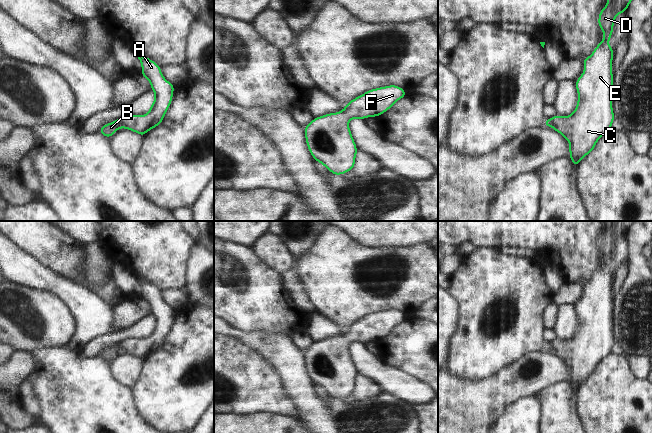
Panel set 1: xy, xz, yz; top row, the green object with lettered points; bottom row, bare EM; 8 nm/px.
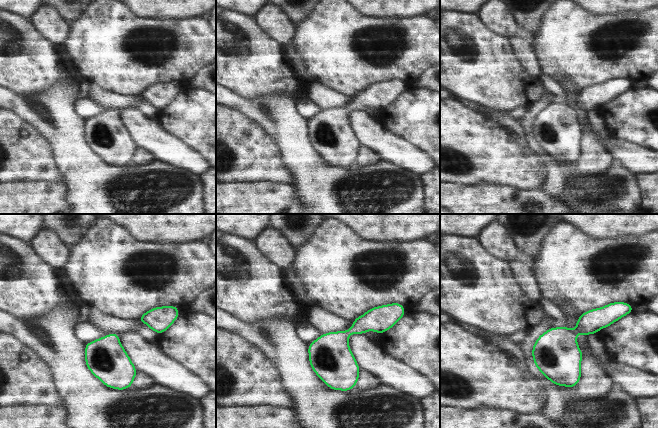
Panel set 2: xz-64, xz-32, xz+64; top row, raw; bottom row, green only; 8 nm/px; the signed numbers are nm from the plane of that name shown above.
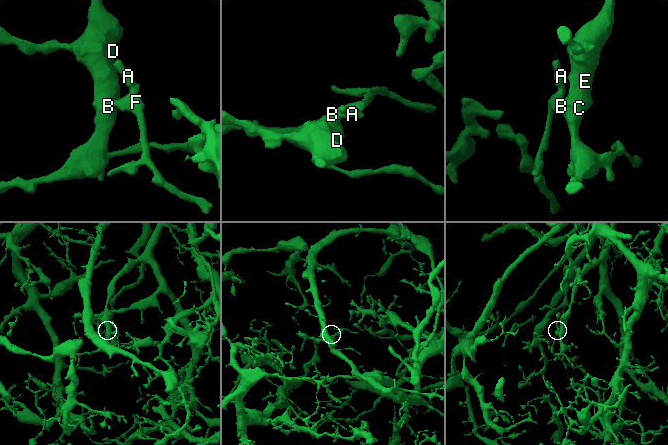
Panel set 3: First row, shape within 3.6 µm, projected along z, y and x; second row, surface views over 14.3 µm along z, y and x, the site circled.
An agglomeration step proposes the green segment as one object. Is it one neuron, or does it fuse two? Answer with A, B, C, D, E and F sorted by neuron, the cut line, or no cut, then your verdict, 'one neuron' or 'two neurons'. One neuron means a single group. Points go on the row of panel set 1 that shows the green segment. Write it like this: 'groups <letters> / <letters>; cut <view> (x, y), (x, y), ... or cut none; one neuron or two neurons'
groups A B C D E F; cut none; one neuron

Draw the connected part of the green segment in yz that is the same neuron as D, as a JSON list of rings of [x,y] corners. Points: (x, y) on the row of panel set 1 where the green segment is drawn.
[[[607,0],[598,17],[603,40],[589,57],[582,59],[584,70],[575,81],[578,93],[576,109],[567,117],[555,115],[544,121],[545,126],[552,127],[569,142],[570,160],[575,167],[591,153],[596,142],[611,130],[615,119],[612,108],[614,50],[609,46],[609,40],[616,16],[626,12],[631,2]]]

